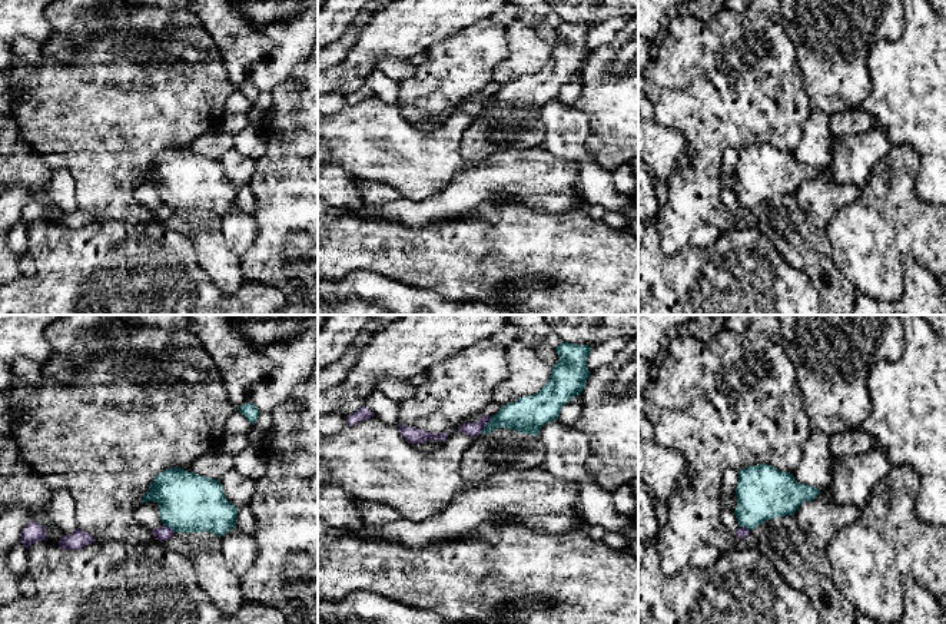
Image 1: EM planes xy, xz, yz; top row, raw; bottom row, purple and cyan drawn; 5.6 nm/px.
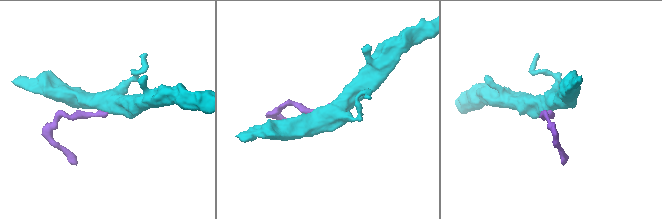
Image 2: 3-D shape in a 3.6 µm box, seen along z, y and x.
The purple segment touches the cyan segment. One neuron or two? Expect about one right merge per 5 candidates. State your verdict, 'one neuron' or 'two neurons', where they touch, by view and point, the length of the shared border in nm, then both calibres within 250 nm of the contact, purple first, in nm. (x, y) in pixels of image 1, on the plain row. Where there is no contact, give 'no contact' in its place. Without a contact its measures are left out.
two neurons | xz (485, 103) | 120 nm | 80/200 nm

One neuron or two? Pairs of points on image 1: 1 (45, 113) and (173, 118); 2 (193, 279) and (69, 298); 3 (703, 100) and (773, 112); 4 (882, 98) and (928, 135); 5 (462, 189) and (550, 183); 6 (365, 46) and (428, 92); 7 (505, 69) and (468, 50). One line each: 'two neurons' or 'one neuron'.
1: one neuron
2: one neuron
3: one neuron
4: one neuron
5: one neuron
6: two neurons
7: two neurons

